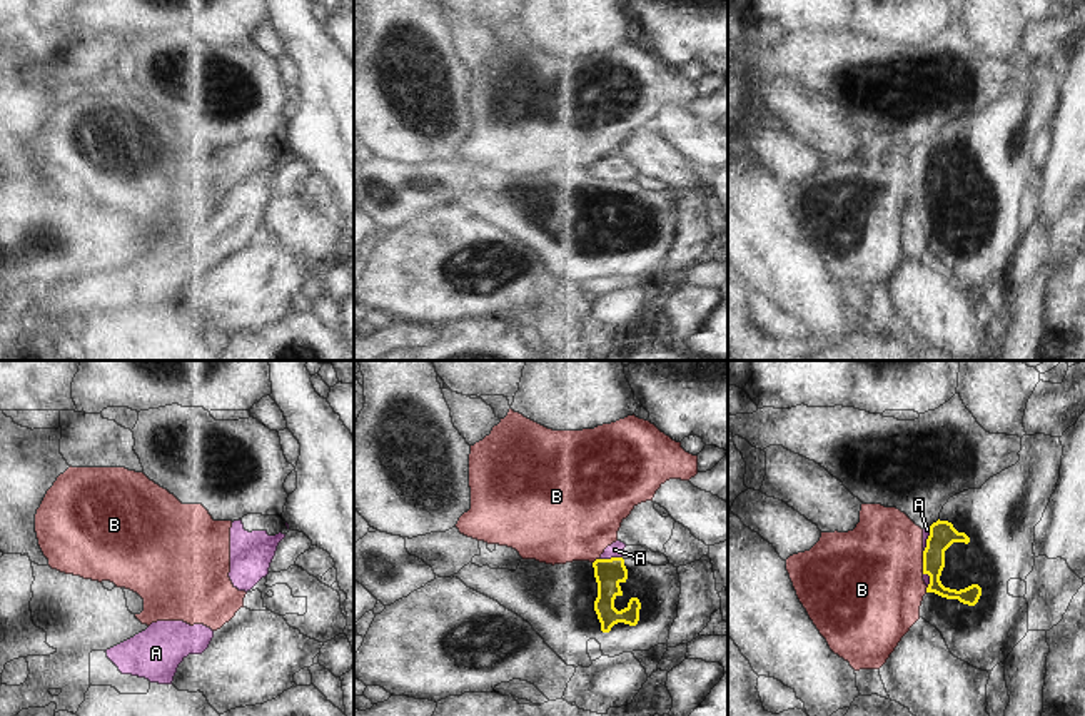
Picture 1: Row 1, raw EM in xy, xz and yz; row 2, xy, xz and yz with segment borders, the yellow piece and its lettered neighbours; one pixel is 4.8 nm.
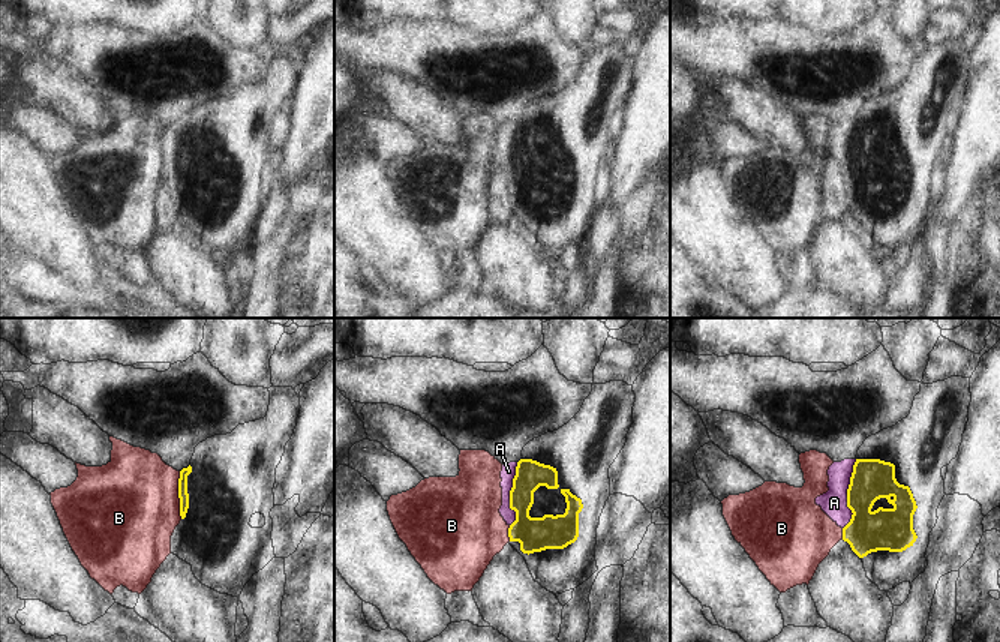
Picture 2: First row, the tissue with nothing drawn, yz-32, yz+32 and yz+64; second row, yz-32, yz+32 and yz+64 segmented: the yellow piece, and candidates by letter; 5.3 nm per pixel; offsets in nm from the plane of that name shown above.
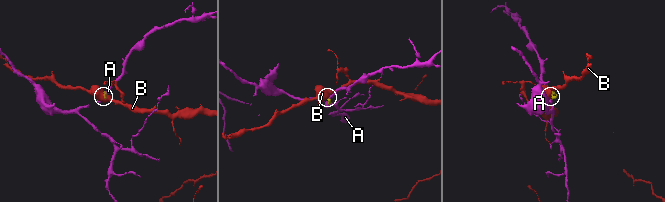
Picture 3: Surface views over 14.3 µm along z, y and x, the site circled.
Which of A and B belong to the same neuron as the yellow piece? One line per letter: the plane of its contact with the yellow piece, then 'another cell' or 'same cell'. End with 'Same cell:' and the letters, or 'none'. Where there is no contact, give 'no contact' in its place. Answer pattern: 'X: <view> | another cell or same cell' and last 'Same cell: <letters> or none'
A: xz | another cell
B: yz | another cell
Same cell: none

